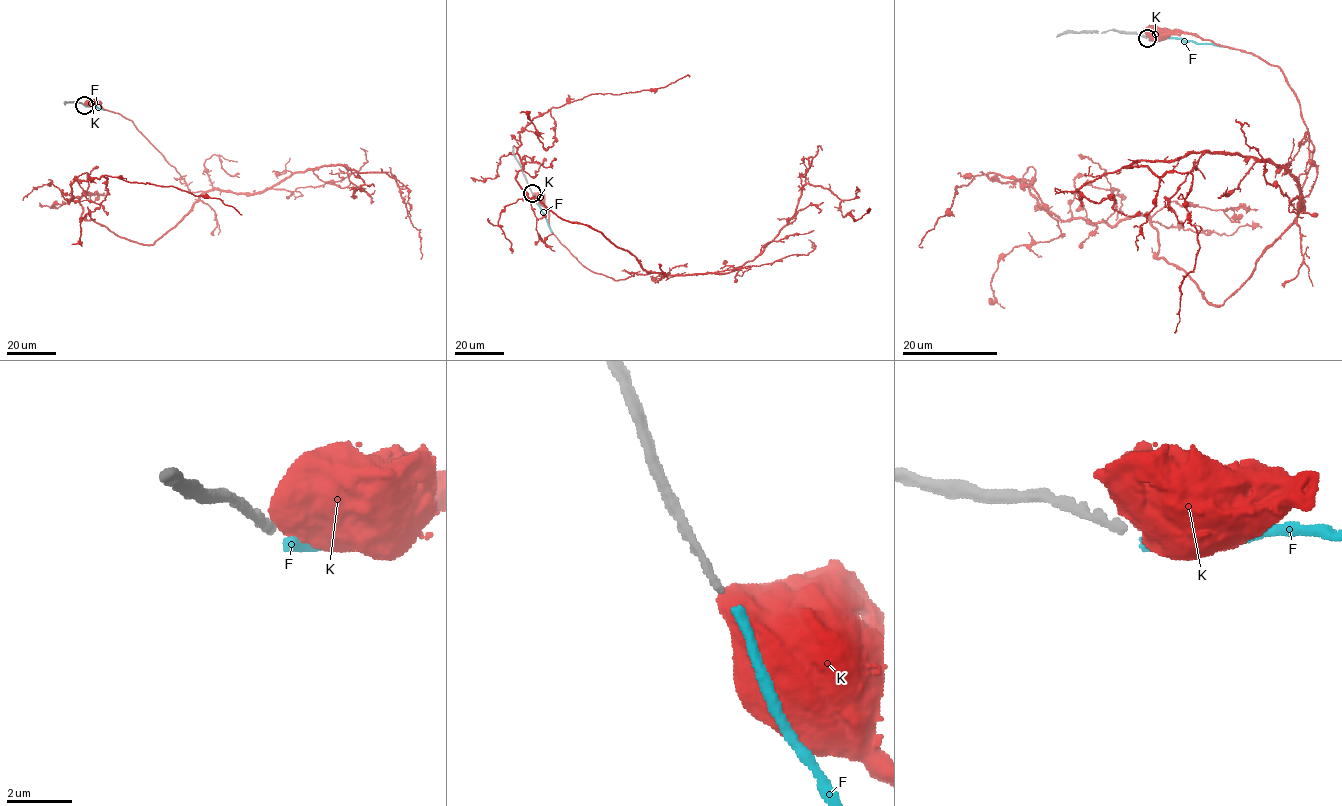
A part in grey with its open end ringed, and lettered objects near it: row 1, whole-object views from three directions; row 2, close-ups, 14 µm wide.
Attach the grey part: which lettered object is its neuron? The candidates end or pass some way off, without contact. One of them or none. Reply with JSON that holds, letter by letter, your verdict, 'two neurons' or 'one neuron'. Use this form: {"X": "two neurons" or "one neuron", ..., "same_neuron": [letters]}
{"F": "one neuron", "K": "two neurons", "same_neuron": ["F"]}

